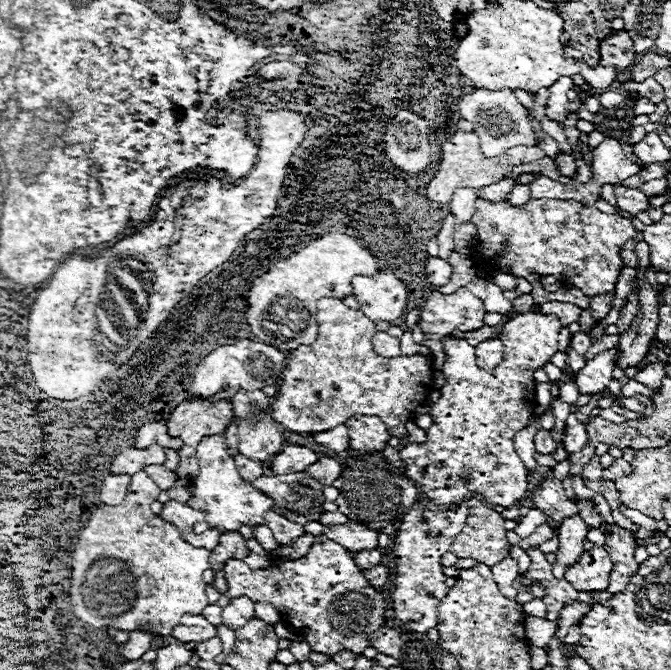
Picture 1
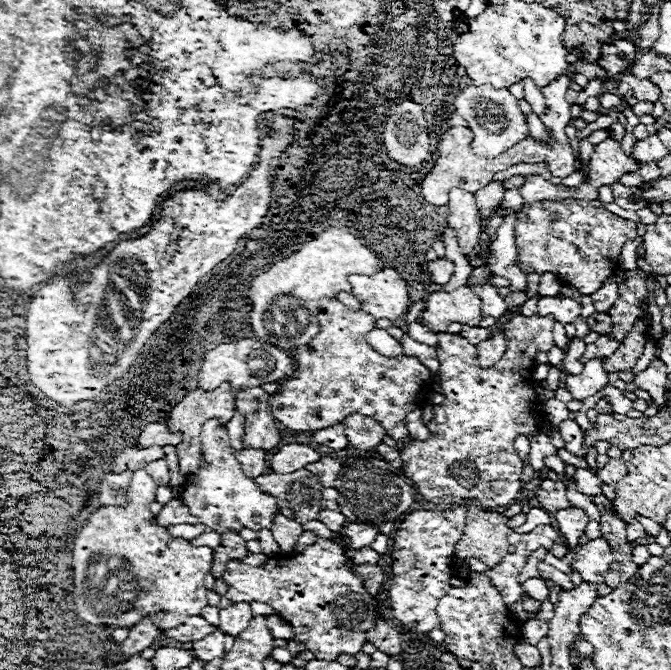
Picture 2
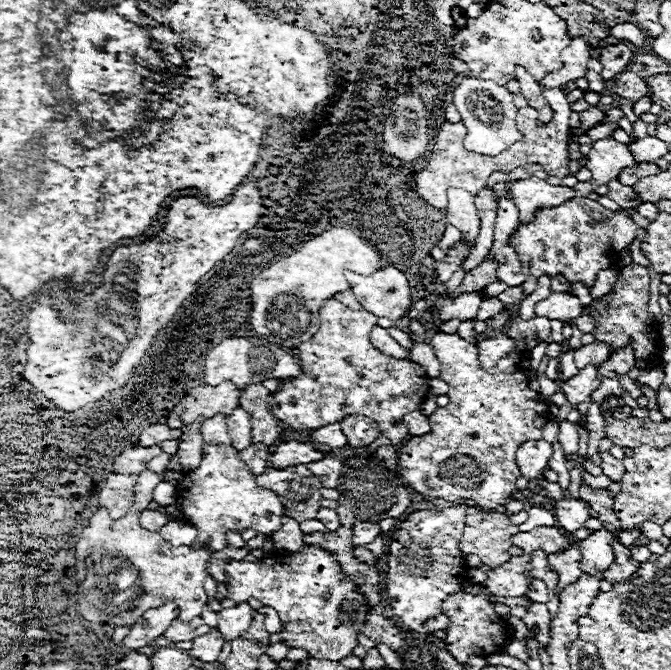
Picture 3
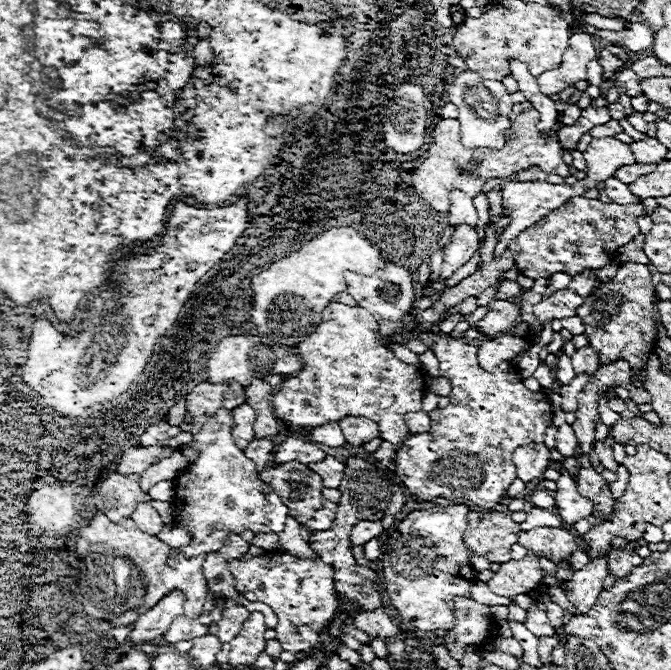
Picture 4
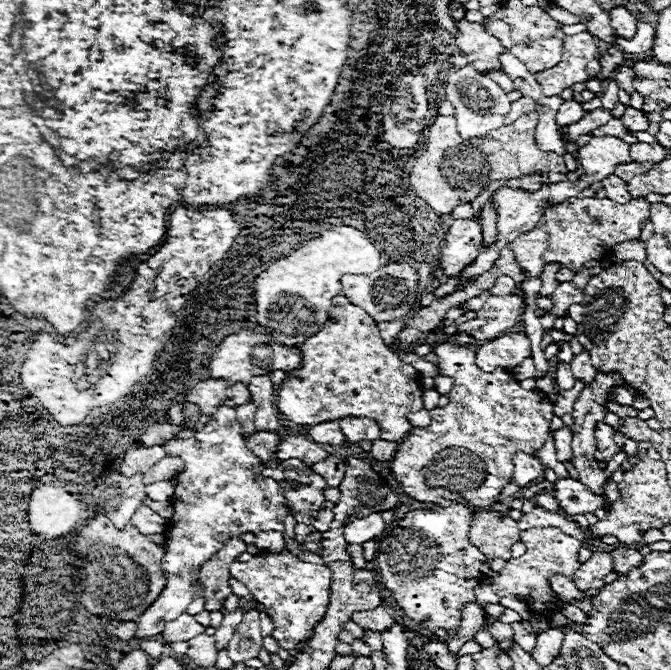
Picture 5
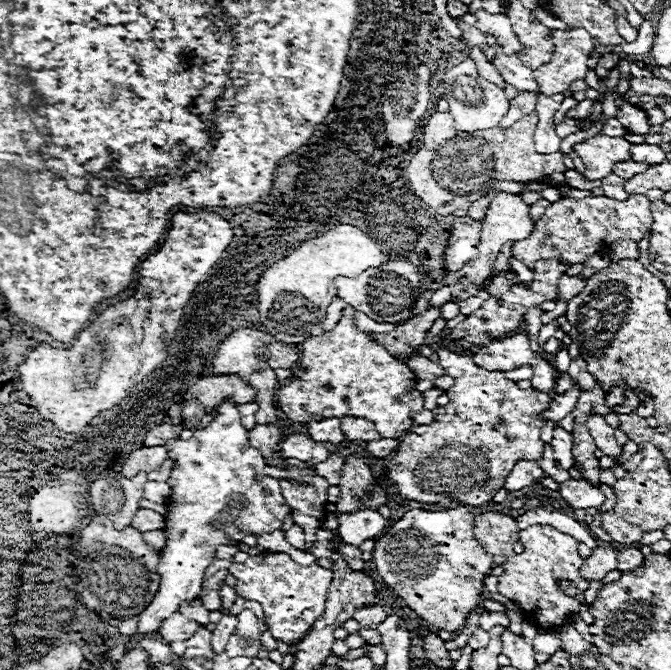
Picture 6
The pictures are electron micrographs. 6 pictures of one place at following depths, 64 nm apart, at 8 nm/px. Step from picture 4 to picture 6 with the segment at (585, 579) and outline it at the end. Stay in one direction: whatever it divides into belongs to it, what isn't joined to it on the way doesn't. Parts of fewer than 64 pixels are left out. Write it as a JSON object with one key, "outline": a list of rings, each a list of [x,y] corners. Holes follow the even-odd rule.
{"outline":[[[596,548],[592,556],[584,560],[584,566],[580,566],[580,574],[588,582],[602,580],[610,570],[616,570],[616,550],[614,548]]]}

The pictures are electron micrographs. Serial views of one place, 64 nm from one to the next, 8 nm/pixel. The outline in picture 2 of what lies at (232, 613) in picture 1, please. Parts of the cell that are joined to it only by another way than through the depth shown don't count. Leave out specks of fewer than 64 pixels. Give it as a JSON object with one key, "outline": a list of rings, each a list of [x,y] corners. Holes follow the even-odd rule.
{"outline":[[[236,602],[236,604],[220,610],[220,624],[218,624],[218,628],[222,632],[226,632],[226,634],[238,636],[242,630],[248,628],[252,618],[254,618],[254,614],[252,614],[250,604],[248,602]]]}

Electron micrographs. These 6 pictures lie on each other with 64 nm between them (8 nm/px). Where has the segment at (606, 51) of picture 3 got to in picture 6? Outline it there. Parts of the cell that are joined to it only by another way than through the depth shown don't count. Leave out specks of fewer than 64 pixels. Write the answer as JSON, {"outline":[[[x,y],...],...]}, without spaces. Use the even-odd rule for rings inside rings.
{"outline":[[[606,52],[604,56],[600,56],[600,58],[598,58],[598,66],[596,66],[598,78],[606,78],[608,72],[610,72],[618,62],[620,62],[620,54],[616,54],[616,52]]]}

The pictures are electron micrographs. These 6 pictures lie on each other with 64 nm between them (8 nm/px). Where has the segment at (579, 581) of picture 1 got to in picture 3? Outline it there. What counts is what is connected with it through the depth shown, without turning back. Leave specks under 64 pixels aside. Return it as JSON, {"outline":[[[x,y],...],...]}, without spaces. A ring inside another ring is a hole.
{"outline":[[[600,528],[598,532],[590,534],[586,540],[578,542],[578,550],[582,554],[580,560],[580,570],[586,574],[596,574],[596,572],[606,572],[608,566],[614,562],[614,552],[612,552],[612,538],[614,534]]]}

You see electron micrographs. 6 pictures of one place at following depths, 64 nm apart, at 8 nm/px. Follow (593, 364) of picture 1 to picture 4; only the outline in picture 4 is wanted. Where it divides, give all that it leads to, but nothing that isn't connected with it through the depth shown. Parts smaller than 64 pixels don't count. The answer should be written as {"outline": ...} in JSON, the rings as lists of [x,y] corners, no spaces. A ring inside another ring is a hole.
{"outline":[[[582,372],[568,386],[558,386],[558,390],[554,390],[554,392],[558,392],[562,396],[562,410],[574,412],[578,408],[578,394],[584,390],[588,380],[590,380],[590,374]]]}

